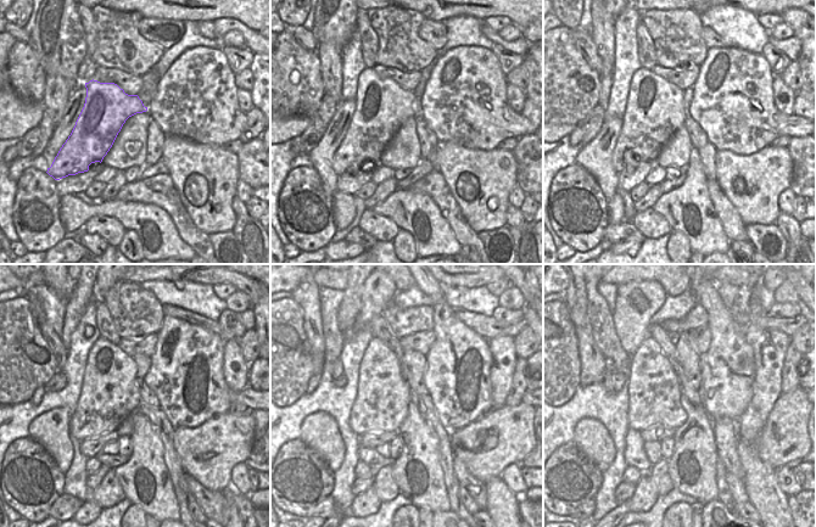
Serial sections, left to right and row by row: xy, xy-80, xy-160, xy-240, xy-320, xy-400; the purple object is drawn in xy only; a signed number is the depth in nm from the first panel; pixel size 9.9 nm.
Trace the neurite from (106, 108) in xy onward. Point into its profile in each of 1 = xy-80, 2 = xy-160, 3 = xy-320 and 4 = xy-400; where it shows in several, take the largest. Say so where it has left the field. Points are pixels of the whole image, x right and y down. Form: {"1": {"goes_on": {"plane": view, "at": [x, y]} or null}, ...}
{"1": {"goes_on": {"plane": "xy-80", "at": [383, 106]}}, "2": {"goes_on": {"plane": "xy-160", "at": [654, 111]}}, "3": {"goes_on": {"plane": "xy-320", "at": [383, 396]}}, "4": {"goes_on": {"plane": "xy-400", "at": [654, 393]}}}

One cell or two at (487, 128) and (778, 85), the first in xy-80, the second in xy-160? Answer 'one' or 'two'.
two

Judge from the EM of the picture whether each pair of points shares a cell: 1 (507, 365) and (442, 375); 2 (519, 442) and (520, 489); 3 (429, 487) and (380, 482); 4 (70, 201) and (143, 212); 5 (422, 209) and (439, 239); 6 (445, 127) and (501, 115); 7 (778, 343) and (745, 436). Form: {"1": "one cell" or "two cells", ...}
{"1": "two cells", "2": "two cells", "3": "two cells", "4": "one cell", "5": "one cell", "6": "one cell", "7": "one cell"}

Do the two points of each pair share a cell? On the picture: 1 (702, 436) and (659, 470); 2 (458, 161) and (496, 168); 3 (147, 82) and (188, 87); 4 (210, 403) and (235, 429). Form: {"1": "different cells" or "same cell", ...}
{"1": "different cells", "2": "same cell", "3": "different cells", "4": "different cells"}

